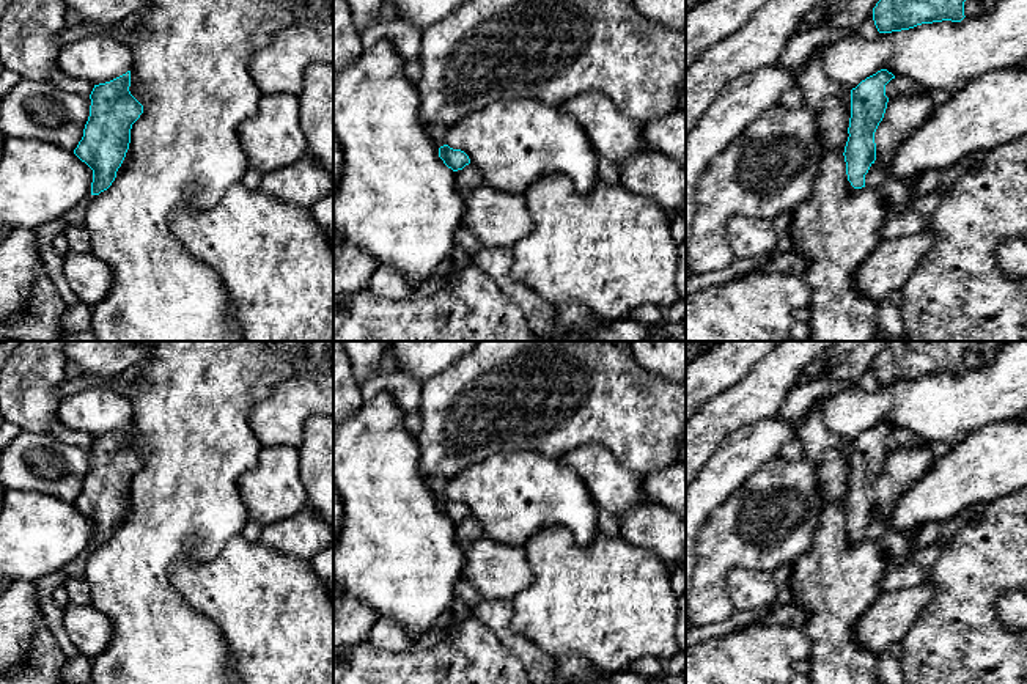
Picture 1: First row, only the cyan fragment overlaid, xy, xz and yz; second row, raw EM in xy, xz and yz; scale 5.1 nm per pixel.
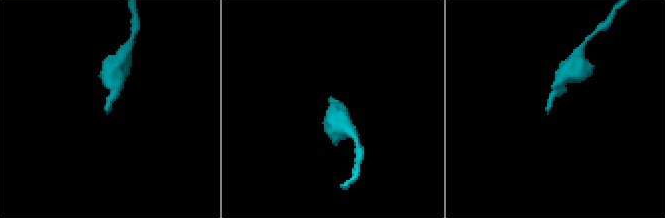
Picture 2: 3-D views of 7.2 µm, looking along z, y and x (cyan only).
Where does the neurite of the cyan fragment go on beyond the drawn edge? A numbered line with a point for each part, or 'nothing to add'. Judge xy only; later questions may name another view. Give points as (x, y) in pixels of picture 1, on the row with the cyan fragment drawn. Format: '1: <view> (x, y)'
nothing to add

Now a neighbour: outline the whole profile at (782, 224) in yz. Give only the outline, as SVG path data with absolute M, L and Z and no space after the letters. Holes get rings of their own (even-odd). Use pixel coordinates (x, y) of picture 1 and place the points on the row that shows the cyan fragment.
M786 211L772 220L772 225L777 231L779 253L785 253L794 248L794 244L791 239L791 222L793 222L793 211Z

